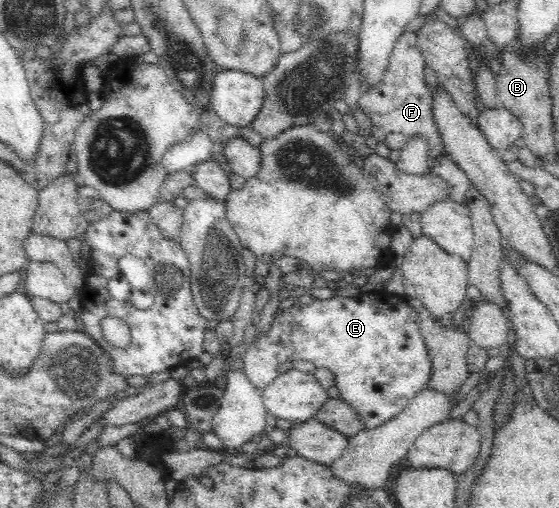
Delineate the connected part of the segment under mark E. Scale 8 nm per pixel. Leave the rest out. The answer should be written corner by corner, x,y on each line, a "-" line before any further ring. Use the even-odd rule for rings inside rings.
381,289
373,292
359,293
355,297
343,297
335,296
331,299
319,299
315,298
314,301
310,304
301,304
295,303
288,310
280,310
277,308
277,311
274,313
273,321
271,322
271,327
267,329
265,335
258,334
256,338
248,345
248,348
245,350
242,355
244,372
246,373
249,381
255,385
255,388
265,389
274,379
277,377
277,367
285,361
311,361
315,367
325,367
329,371
333,372
335,378
335,387
339,391
339,399
345,403
351,405
353,409
357,412
357,416
363,421
363,426
365,429
362,431
373,430
375,427
382,425
387,421
390,421
393,417
396,417
398,413
401,413
404,408
406,408
410,403
413,397
417,395
421,390
423,390
431,377
432,372
432,363
430,357
428,356
427,346
425,345
422,333
420,332
418,326
418,313
415,311
415,308
412,308
407,304
406,298
401,297
397,294
392,294
391,292
384,292

